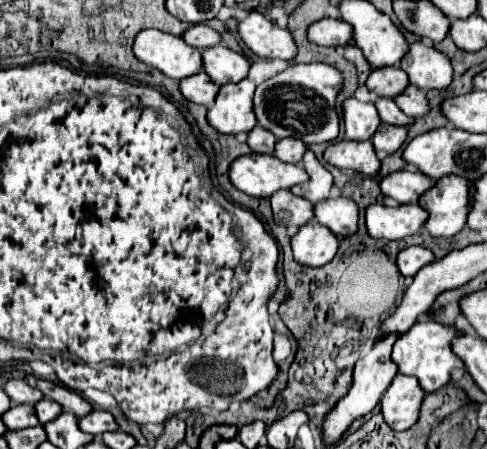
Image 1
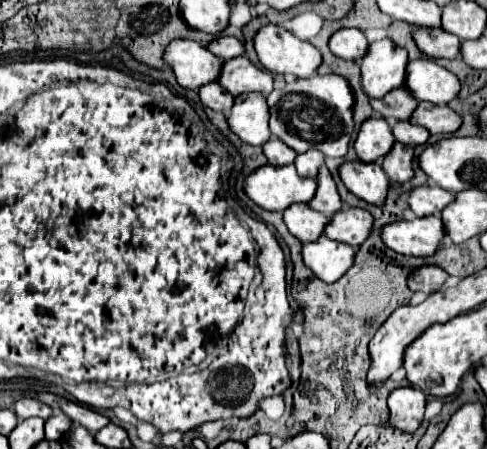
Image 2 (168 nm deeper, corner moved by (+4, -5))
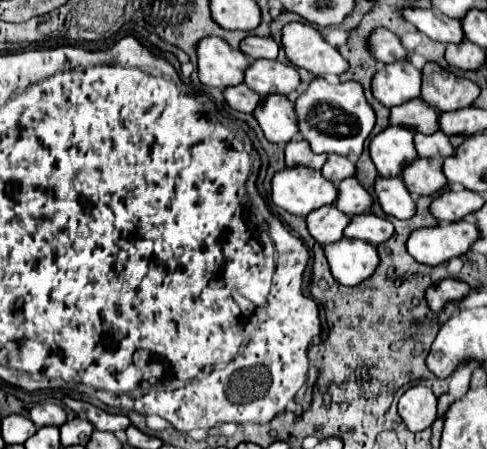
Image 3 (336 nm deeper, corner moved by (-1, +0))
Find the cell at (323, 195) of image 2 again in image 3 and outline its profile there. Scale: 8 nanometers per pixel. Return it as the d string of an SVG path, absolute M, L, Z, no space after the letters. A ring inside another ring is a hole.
M347 178L339 184L339 198L335 206L349 216L367 214L371 212L373 196L357 182L357 178Z

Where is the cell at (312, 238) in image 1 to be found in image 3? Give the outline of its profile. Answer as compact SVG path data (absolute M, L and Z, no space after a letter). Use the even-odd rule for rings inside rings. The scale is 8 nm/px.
M343 238L337 244L325 246L325 256L329 260L333 278L341 286L357 286L379 266L377 248L365 240Z

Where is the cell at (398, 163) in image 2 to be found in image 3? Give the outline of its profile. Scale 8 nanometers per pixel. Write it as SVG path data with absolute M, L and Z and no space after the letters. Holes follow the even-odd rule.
M417 158L403 172L403 182L413 196L437 196L447 188L443 162L439 158Z

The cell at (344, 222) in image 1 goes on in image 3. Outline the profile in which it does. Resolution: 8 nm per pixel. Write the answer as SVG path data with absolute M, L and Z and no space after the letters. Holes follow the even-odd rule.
M359 214L353 216L349 226L345 228L347 238L359 238L373 246L379 246L381 242L389 240L393 236L393 224L387 218L379 218L375 214Z

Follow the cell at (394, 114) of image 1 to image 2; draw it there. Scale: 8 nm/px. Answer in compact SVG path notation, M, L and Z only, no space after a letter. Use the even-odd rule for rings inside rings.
M396 121L392 125L392 133L394 133L396 141L406 143L406 145L424 145L430 137L430 133L424 127L412 125L408 121Z

